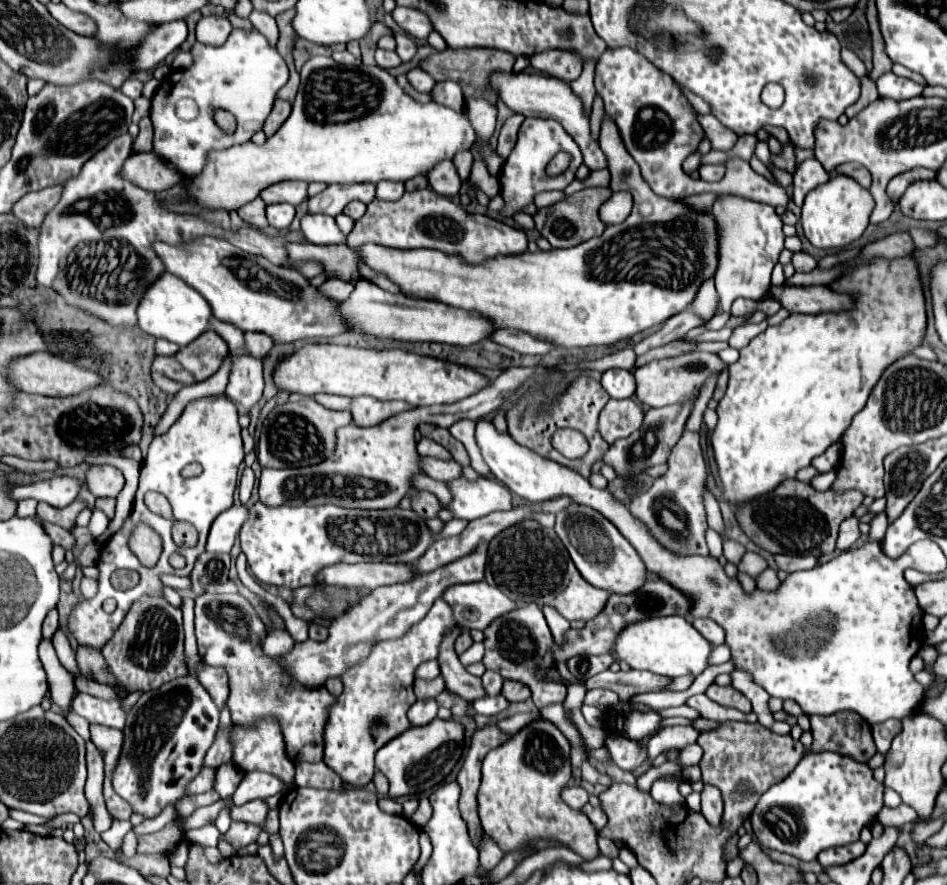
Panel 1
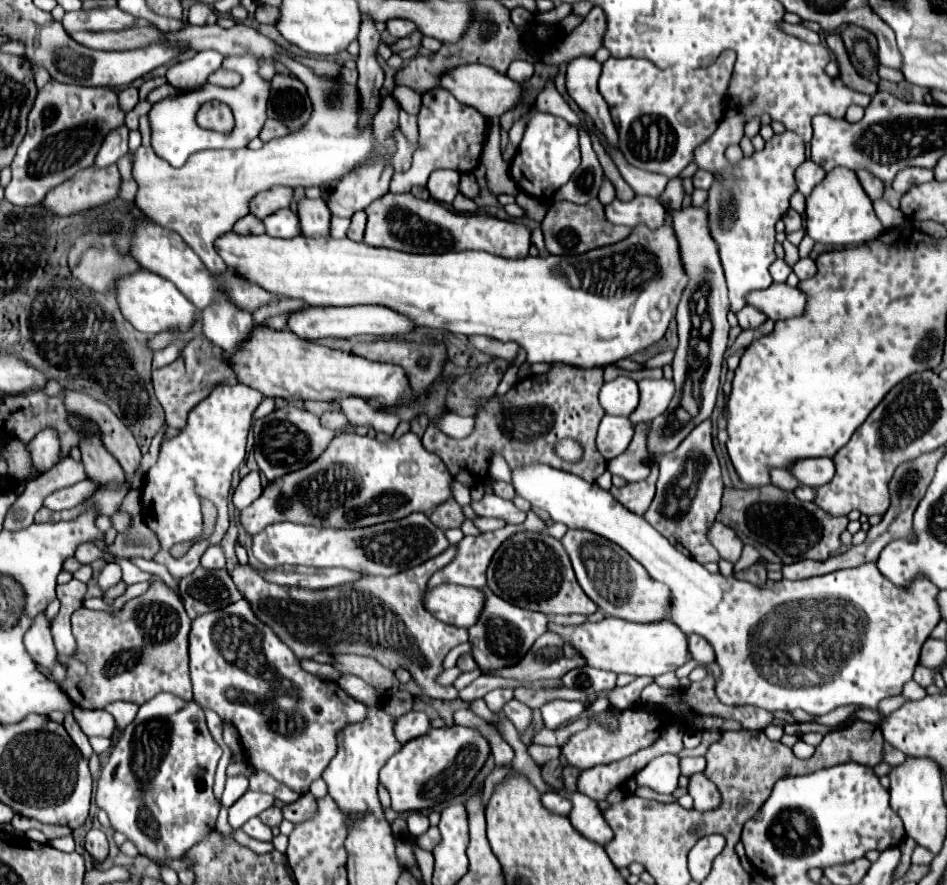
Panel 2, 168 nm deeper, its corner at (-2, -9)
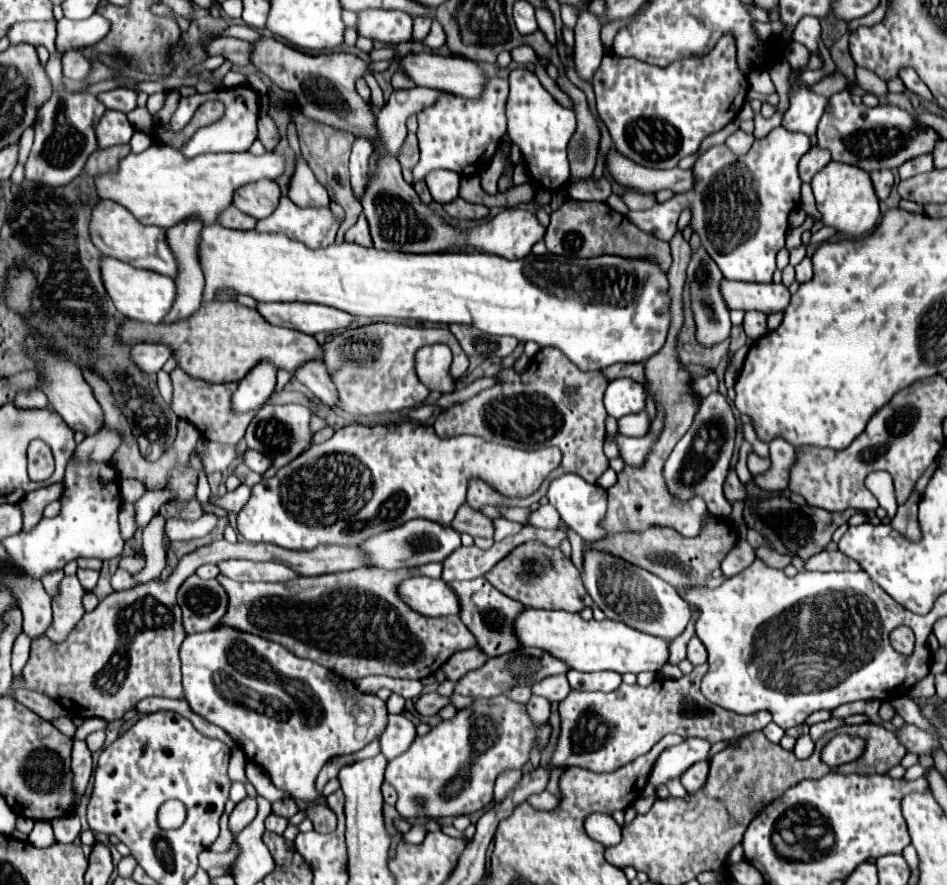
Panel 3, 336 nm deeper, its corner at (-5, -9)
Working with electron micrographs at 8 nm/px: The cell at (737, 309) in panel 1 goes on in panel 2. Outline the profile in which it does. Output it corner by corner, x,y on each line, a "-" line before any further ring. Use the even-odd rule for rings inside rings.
750,305
740,309
736,315
738,315
738,321
740,321
742,329
756,329
756,327
760,327
766,321
766,315
762,311
750,307

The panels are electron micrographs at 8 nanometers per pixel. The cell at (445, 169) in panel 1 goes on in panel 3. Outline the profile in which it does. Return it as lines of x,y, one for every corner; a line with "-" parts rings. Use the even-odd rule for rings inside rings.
431,171
425,177
425,183
437,203
451,203
459,197
459,181
461,177
451,171

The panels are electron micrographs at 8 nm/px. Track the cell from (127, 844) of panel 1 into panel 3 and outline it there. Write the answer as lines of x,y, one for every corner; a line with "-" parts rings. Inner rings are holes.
237,843
231,847
229,853
213,853
213,851
201,852
198,856
199,867
201,869
209,869
209,867
219,867
219,865
231,865
231,861
237,857

